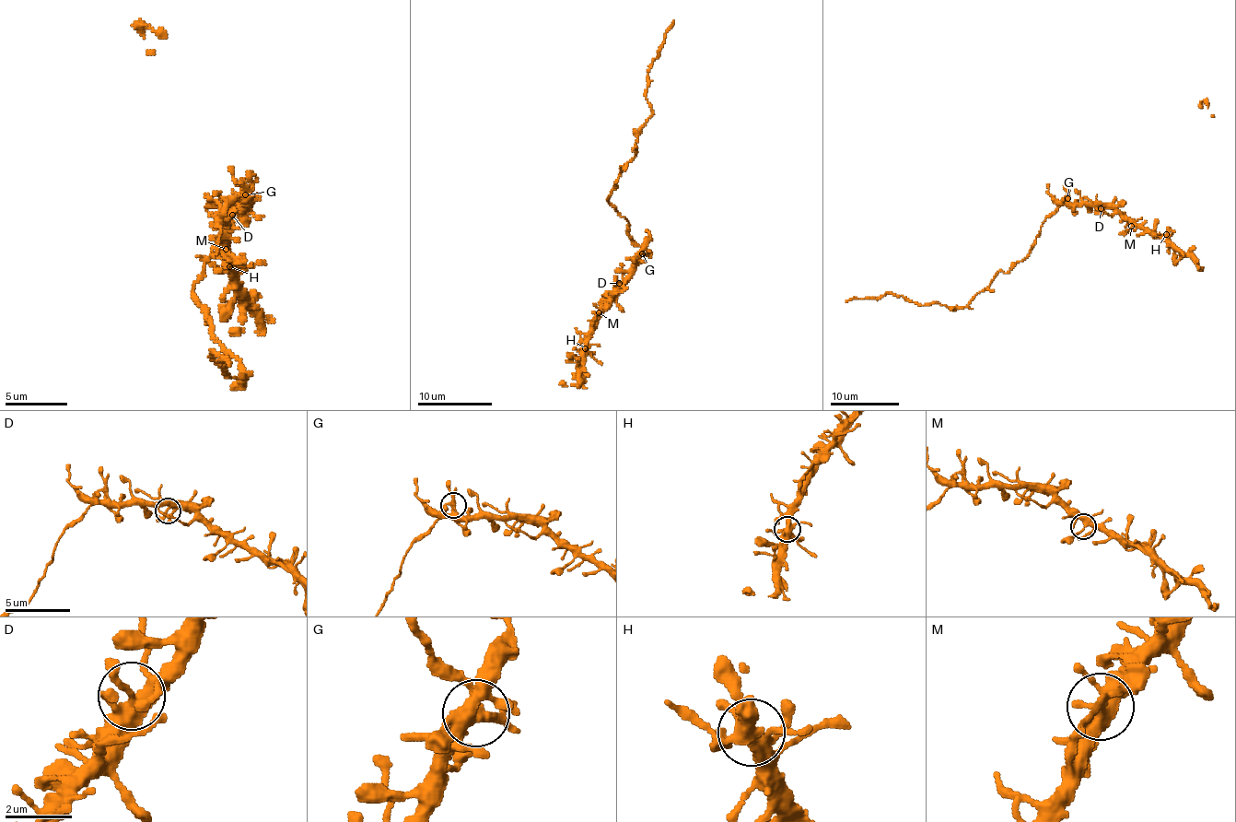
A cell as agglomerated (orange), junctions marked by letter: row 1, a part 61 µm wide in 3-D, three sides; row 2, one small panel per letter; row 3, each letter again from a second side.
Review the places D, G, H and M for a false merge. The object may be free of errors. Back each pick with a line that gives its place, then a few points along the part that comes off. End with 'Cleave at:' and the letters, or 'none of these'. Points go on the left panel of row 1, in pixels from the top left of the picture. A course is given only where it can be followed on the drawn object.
G: (245, 194) | (246, 193), (221, 215), (217, 252), (193, 291), (243, 383), (249, 375), (228, 377), (210, 353), (229, 366)
Cleave at: G

